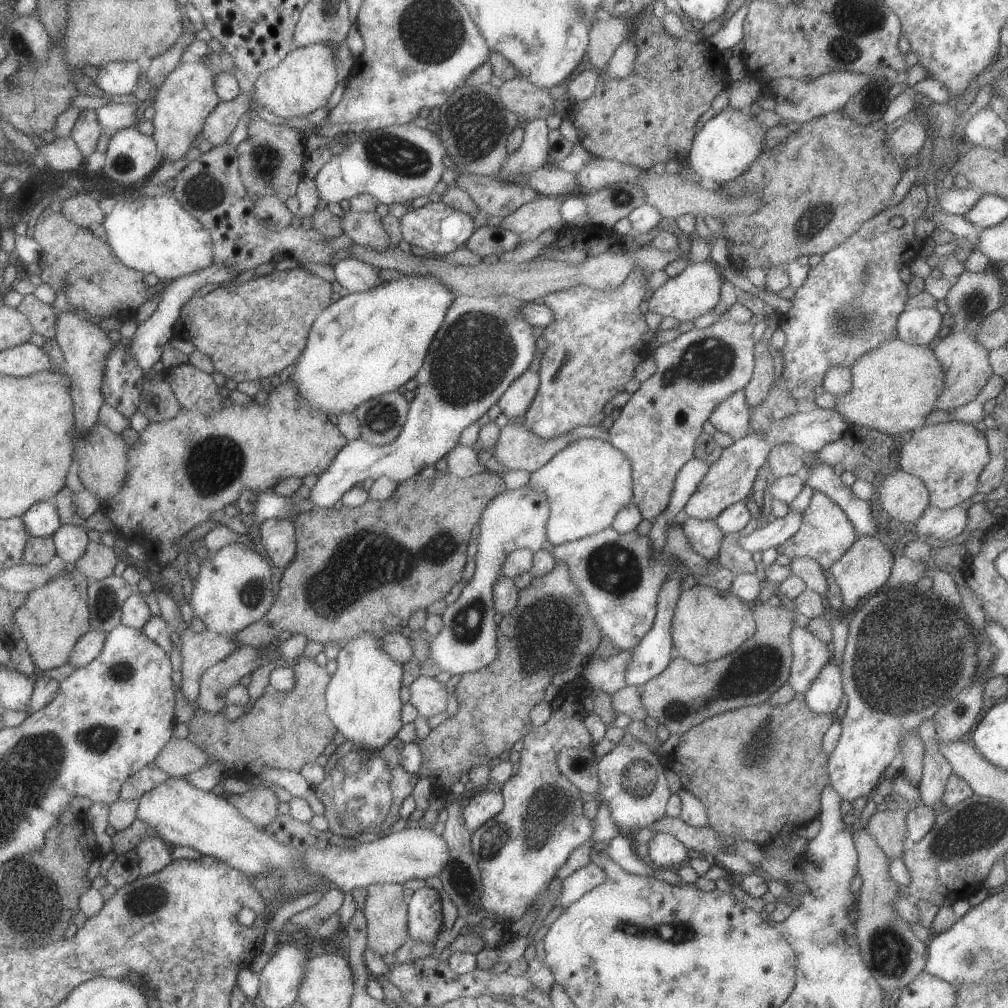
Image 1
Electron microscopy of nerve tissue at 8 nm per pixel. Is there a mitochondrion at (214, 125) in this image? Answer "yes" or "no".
no

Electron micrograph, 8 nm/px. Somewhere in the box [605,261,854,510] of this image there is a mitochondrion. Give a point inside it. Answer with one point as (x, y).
(706, 360)

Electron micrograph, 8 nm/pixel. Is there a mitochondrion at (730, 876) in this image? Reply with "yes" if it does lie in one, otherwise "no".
no

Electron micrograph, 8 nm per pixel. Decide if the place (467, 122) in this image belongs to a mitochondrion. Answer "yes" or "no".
yes

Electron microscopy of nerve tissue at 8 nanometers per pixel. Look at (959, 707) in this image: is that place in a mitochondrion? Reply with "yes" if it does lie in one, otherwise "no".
yes

